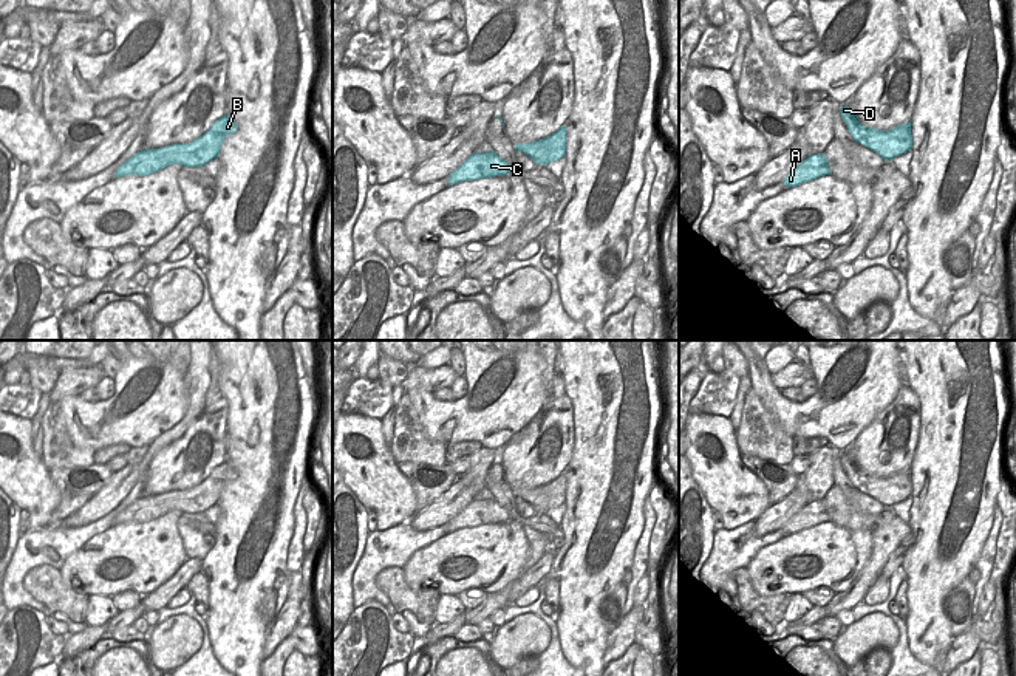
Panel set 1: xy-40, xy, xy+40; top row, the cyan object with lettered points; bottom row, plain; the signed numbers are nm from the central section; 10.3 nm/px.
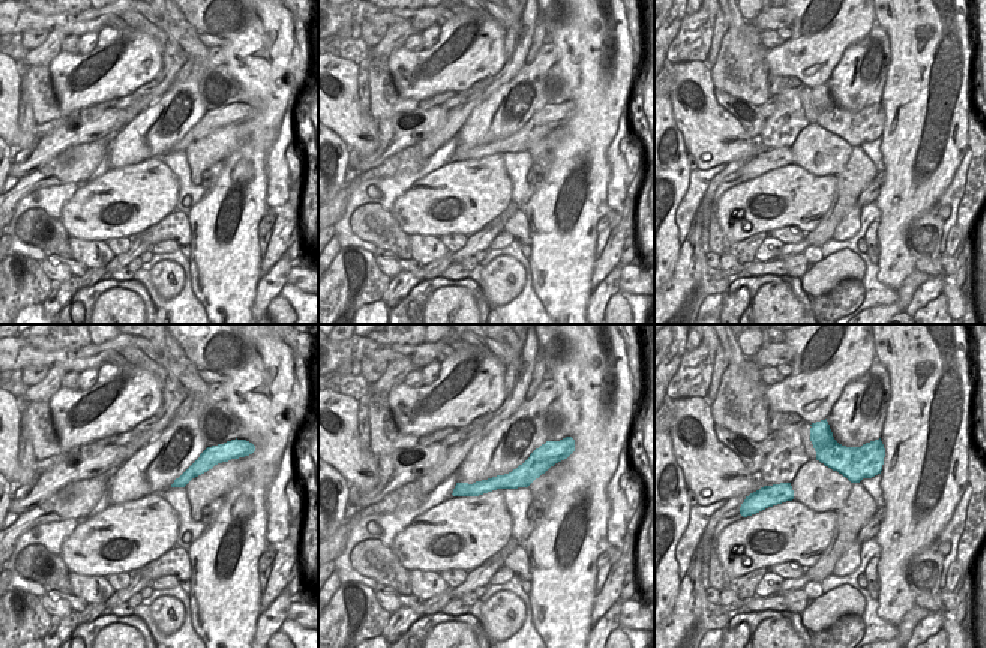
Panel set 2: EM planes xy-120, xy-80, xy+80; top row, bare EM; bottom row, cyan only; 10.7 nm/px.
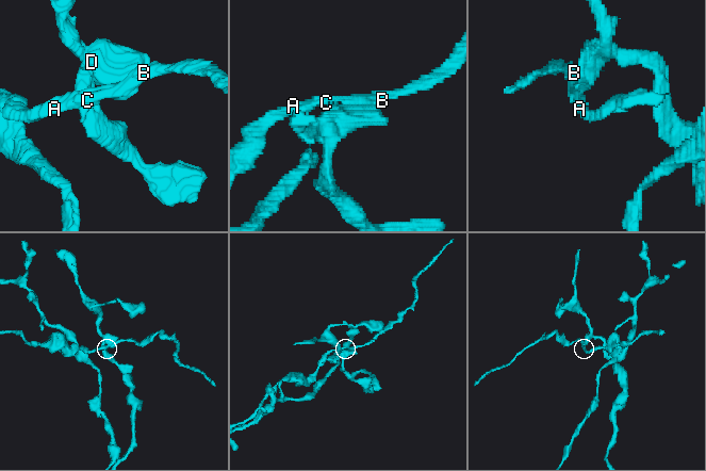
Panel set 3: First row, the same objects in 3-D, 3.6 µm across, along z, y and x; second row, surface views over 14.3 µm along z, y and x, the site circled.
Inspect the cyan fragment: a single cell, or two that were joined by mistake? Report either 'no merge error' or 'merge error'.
merge error

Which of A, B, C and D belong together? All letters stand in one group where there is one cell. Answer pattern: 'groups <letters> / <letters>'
groups A B C / D

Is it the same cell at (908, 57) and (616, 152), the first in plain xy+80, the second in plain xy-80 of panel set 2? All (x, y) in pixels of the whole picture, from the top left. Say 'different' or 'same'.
different

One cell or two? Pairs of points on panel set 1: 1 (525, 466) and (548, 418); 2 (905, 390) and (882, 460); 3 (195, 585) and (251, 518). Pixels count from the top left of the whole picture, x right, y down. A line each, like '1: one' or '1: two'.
1: one
2: one
3: two

